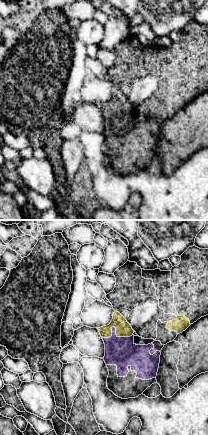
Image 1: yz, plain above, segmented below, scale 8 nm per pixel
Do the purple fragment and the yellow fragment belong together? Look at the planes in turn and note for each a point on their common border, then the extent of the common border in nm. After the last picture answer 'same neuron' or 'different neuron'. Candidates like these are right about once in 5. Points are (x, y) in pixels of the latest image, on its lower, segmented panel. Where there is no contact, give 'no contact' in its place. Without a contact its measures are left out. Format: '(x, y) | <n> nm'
(115, 329) | 240 nm

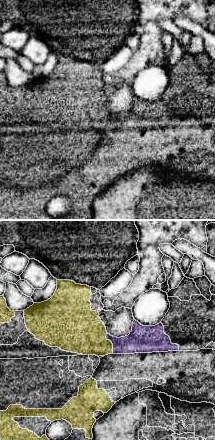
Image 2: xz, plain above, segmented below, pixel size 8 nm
(112, 343) | 180 nm

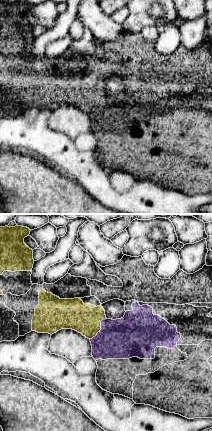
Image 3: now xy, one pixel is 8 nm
(101, 328) | 220 nm

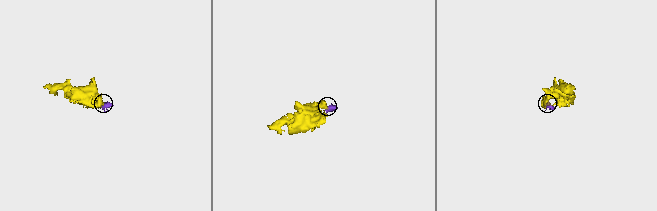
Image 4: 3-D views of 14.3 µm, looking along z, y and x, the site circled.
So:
same neuron

